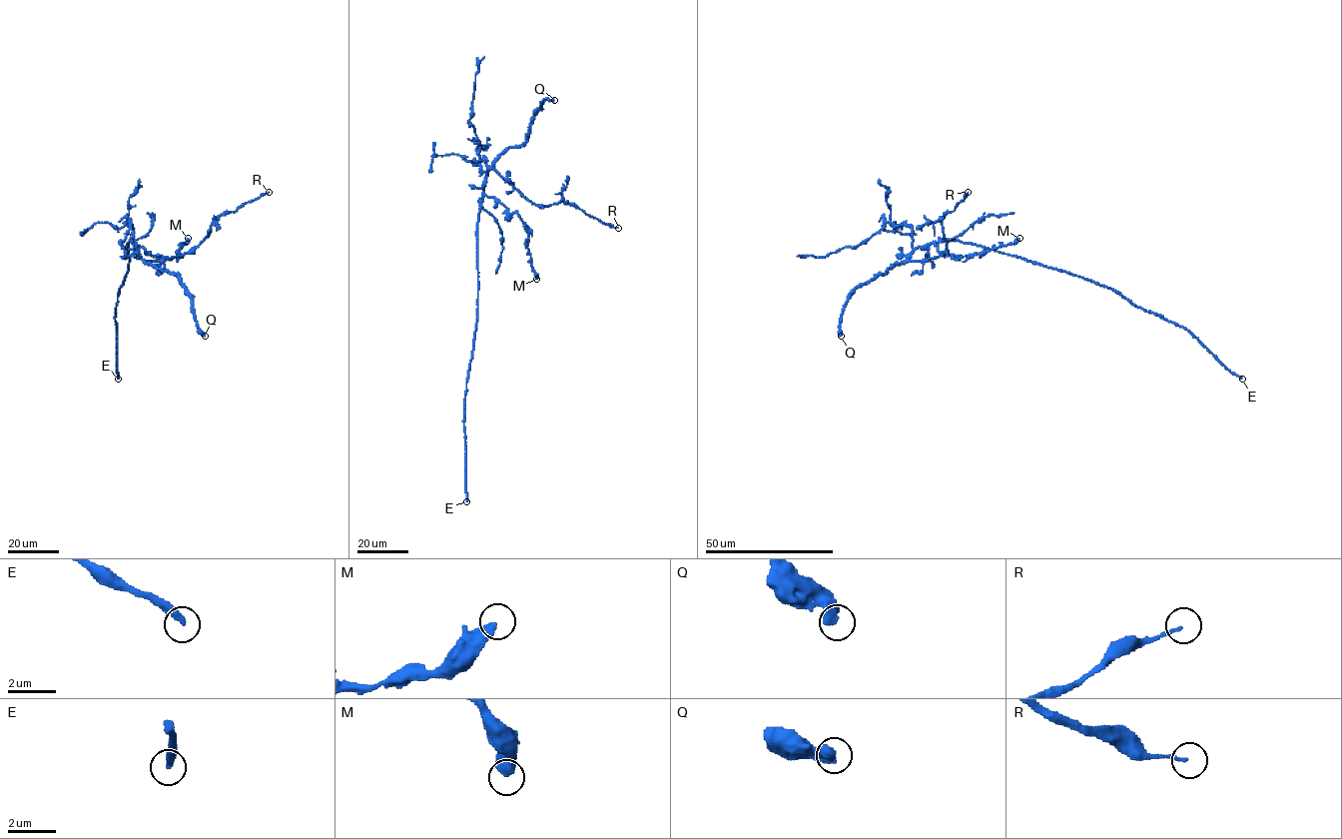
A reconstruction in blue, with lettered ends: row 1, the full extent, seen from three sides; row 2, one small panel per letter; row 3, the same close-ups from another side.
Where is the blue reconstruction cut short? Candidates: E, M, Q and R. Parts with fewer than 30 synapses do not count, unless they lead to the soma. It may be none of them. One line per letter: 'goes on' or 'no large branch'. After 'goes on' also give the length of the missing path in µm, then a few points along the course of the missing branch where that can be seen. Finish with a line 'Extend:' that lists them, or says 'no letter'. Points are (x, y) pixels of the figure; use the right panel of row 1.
E: goes on | 400 µm
M: no large branch
Q: no large branch
R: no large branch
Extend: E

